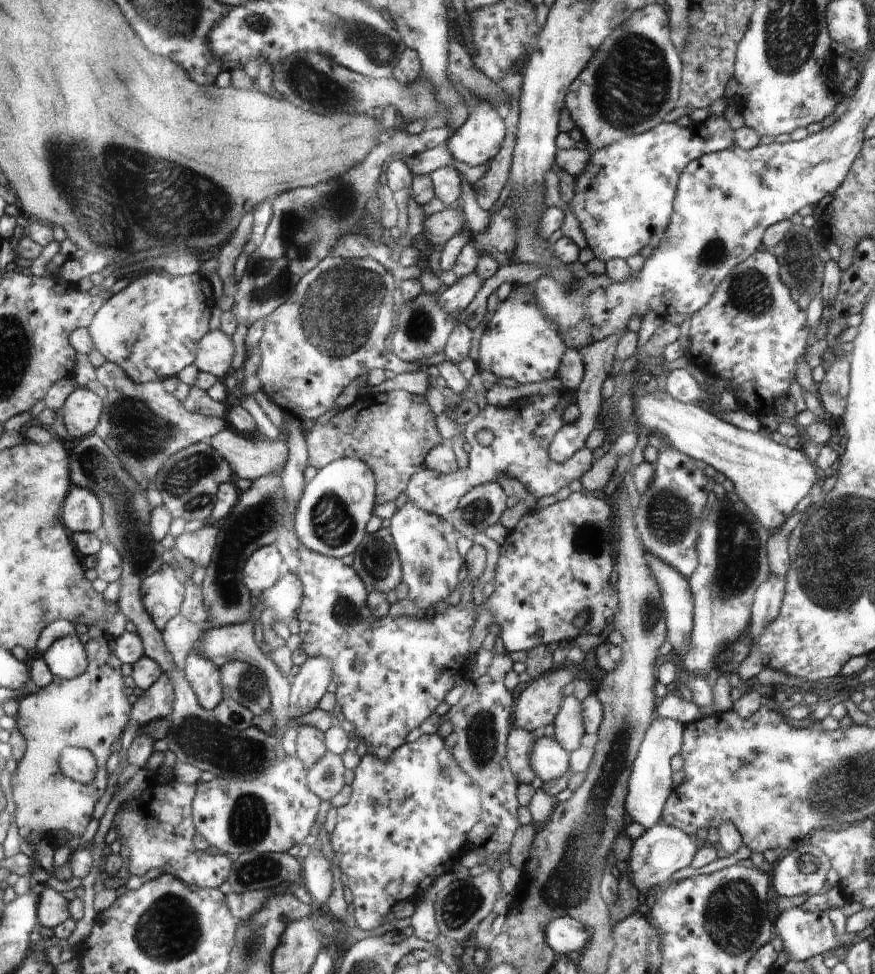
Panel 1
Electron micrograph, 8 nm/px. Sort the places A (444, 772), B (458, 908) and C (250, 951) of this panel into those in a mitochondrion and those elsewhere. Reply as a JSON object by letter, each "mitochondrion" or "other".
{"A":"mitochondrion","B":"mitochondrion","C":"mitochondrion"}

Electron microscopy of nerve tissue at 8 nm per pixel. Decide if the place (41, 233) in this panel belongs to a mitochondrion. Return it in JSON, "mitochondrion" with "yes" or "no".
{"mitochondrion":"yes"}

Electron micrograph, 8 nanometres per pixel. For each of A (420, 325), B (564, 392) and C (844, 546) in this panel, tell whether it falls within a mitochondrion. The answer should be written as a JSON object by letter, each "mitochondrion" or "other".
{"A":"mitochondrion","B":"other","C":"mitochondrion"}

